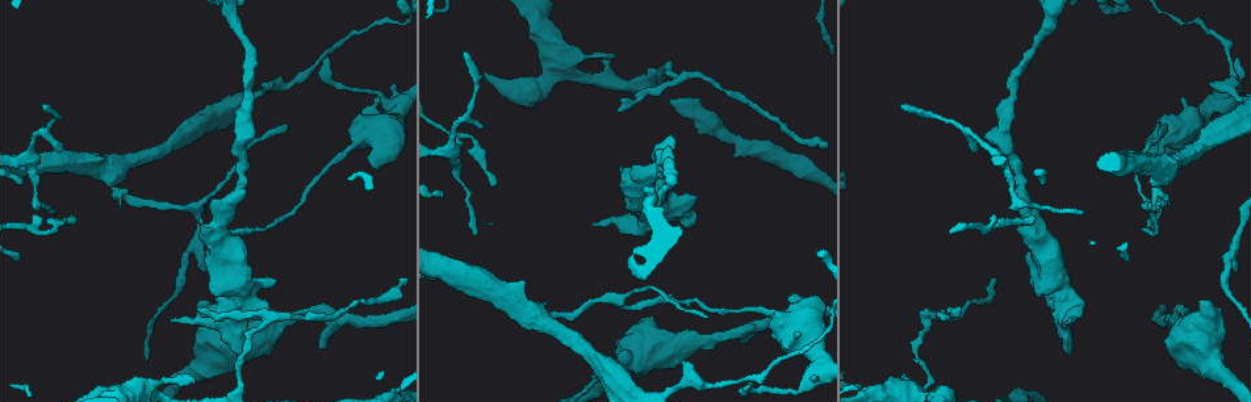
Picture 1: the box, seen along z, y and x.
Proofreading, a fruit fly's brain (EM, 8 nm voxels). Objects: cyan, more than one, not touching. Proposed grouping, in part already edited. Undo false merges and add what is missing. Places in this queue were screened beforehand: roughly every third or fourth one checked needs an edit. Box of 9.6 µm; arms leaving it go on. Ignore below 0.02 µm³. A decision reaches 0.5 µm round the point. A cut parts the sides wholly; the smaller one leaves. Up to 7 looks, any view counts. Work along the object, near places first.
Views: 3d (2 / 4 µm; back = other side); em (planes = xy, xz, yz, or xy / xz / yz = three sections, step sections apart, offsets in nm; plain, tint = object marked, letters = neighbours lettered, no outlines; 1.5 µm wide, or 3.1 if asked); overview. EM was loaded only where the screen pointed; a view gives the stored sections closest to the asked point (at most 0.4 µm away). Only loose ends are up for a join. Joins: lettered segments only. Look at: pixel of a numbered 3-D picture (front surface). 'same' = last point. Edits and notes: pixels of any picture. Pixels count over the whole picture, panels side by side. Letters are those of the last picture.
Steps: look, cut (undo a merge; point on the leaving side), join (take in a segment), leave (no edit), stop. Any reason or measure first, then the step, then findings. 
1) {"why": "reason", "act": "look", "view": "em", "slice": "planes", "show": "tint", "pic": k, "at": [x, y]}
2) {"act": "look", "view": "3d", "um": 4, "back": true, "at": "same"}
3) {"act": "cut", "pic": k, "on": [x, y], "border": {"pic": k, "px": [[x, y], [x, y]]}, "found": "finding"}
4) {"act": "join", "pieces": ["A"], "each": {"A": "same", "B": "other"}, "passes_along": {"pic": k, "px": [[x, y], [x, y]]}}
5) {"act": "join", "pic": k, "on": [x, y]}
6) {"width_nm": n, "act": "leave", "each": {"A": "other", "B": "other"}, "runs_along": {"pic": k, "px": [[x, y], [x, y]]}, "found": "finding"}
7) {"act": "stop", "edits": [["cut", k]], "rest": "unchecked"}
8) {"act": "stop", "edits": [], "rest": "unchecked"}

{"why": "an open end", "act": "look", "view": "em", "slice": "xy", "step": 4, "show": "letters", "pic": 1, "at": [743, 339]}

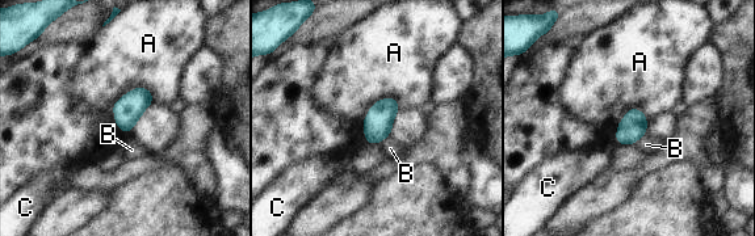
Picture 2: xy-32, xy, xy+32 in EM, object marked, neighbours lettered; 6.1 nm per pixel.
{"act": "leave", "each": {"A": "other", "B": "other", "C": "other"}, "border": {"pic": 2, "px": [[152, 93], [133, 88], [112, 108]]}, "found": "no lettered segment goes on from it"}

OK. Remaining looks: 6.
{"act": "look", "view": "em", "slice": "planes", "show": "letters", "pic": 1, "at": [1236, 272]}

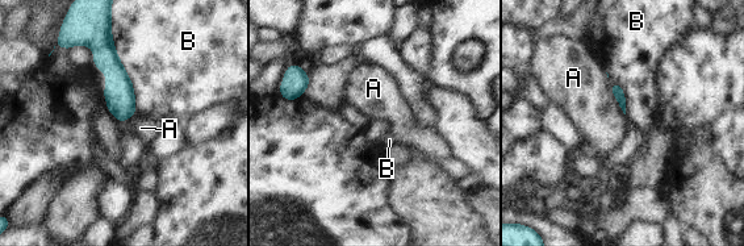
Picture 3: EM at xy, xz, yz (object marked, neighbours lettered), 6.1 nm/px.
{"act": "leave", "each": {"A": "other", "B": "other"}, "runs_along": {"pic": 3, "px": [[107, 44], [122, 117]]}, "found": "none of them fits"}

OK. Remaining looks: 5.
{"why": "sudden change in width", "act": "look", "view": "em", "slice": "planes", "show": "plain", "pic": 1, "at": [353, 146]}

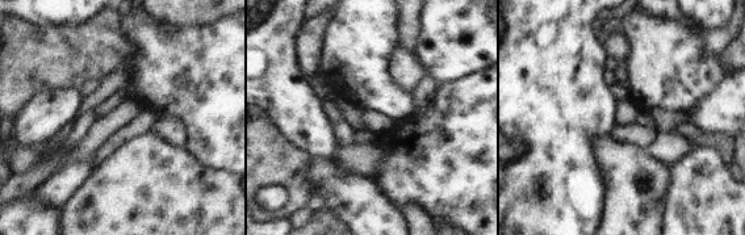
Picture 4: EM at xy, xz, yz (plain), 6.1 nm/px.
{"act": "look", "view": "em", "slice": "planes", "show": "tint", "at": "same"}

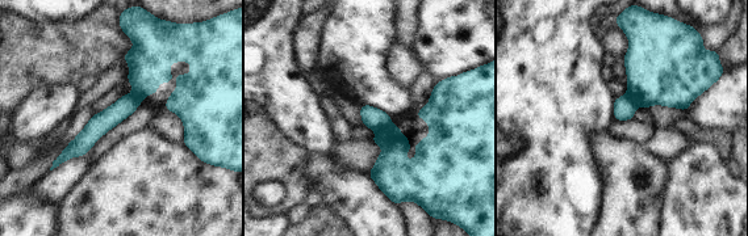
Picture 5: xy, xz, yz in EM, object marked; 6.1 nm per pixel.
{"act": "look", "view": "em", "slice": "planes", "show": "letters", "at": "same"}

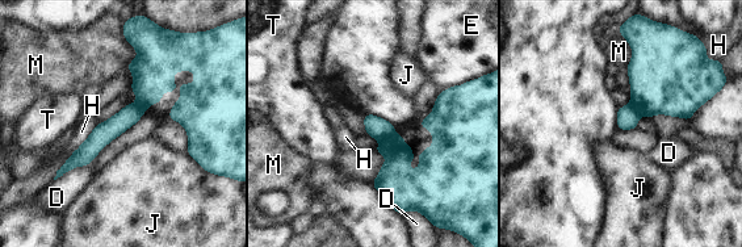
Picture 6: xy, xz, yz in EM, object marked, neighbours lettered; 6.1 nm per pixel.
{"longest_contact_nm": ["D", 260], "act": "cut", "pic": 6, "on": [393, 174], "each": {"D": "other", "E": "other", "H": "other", "J": "other", "M": "other", "T": "other"}, "part_leaving": {"pic": 6, "px": [[444, 93], [441, 149], [392, 201]]}, "found": "two neurons meet here"}

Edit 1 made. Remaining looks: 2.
{"act": "stop", "edits": [["cut", 6]], "rest": "unchecked"}

